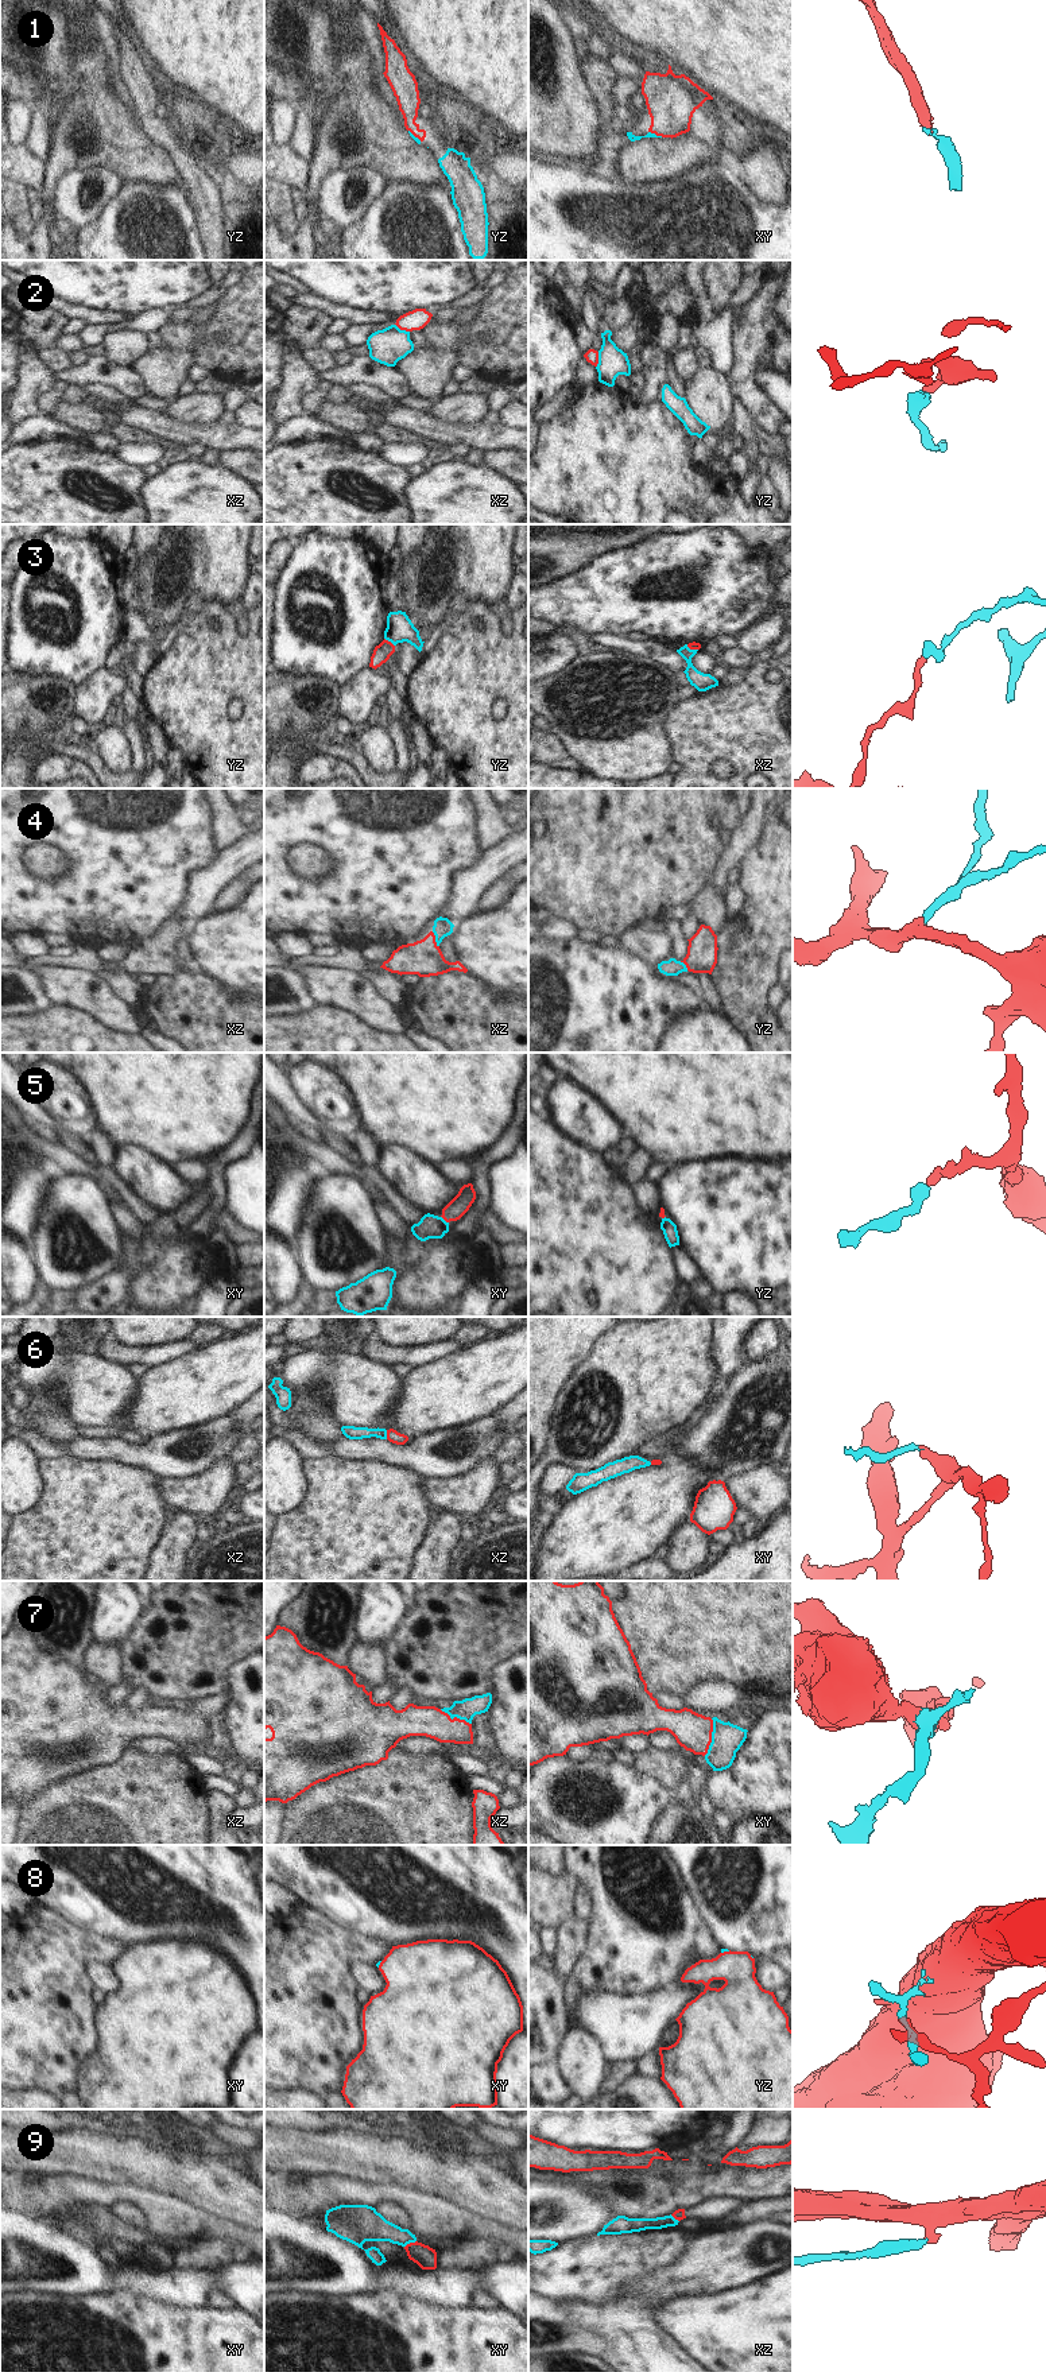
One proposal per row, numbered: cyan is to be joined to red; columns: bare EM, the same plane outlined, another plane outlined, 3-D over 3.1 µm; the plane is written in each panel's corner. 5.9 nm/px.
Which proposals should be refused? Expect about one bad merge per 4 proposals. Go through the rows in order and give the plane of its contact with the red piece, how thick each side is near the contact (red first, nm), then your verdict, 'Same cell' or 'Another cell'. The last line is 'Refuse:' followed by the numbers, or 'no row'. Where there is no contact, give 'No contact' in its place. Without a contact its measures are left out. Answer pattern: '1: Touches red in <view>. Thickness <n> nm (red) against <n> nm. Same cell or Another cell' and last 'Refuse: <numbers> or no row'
1: Touches red in xy. Thickness 300 nm (red) against 50 nm. Same cell
2: Touches red in yz. Thickness 80 nm (red) against 180 nm. Another cell
3: Touches red in yz. Thickness 110 nm (red) against 160 nm. Same cell
4: Touches red in xz. Thickness 220 nm (red) against 120 nm. Same cell
5: Touches red in xy. Thickness 110 nm (red) against 140 nm. Same cell
6: Touches red in xz. Thickness 80 nm (red) against 80 nm. Same cell
7: Touches red in xy. Thickness 220 nm (red) against 190 nm. Same cell
8: Touches red in yz. Thickness 220 nm (red) against 20 nm. Same cell
9: Touches red in xy. Thickness 130 nm (red) against 180 nm. Another cell
Refuse: 2, 9

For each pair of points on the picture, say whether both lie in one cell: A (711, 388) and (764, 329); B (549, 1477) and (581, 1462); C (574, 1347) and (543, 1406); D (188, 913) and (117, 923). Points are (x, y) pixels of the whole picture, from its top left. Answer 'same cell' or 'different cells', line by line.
A: different cells
B: different cells
C: same cell
D: different cells

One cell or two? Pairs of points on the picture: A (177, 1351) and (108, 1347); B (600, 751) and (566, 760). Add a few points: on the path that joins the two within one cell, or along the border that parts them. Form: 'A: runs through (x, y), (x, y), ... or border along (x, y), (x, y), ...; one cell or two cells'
A: runs through (159, 1355), (126, 1355); one cell
B: border along (553, 733), (580, 768); two cells

